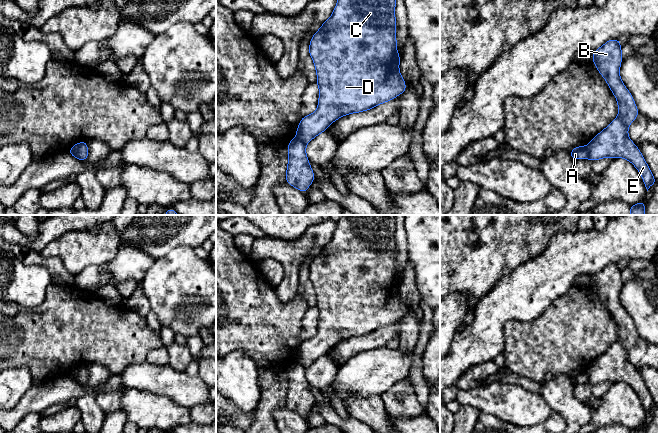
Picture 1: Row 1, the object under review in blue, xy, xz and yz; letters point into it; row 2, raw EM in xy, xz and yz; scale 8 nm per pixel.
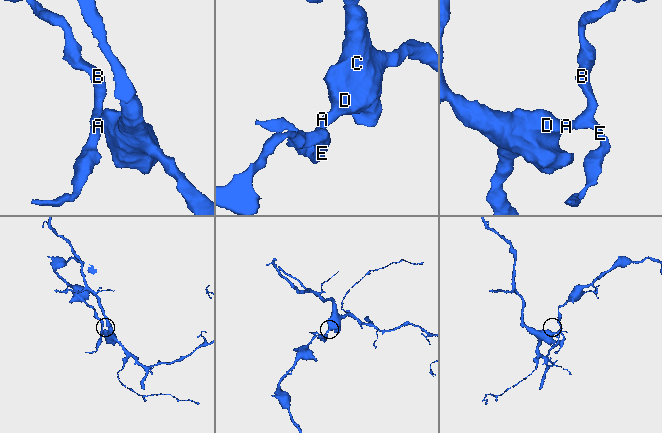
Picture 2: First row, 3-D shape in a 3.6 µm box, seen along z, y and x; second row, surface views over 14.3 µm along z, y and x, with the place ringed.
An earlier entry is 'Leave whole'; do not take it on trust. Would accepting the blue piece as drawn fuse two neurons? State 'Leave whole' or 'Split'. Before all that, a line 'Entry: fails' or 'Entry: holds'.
Entry: fails
Split

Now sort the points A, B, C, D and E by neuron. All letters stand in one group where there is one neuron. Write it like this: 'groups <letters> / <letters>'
groups A C D / B E

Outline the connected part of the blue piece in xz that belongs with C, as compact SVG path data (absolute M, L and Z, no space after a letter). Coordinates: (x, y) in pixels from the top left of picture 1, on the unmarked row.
M342 215L337 222L331 241L314 257L309 268L309 279L317 297L319 323L316 335L302 341L296 354L296 361L304 367L326 355L340 341L368 335L406 315L406 307L399 294L401 281L397 276L395 231L396 215Z

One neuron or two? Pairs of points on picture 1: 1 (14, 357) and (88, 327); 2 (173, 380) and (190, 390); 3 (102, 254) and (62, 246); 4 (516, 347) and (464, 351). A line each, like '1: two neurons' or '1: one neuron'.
1: one neuron
2: one neuron
3: one neuron
4: two neurons

